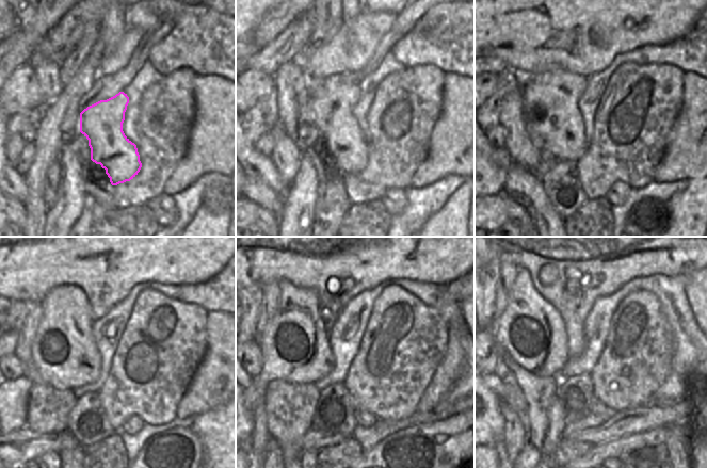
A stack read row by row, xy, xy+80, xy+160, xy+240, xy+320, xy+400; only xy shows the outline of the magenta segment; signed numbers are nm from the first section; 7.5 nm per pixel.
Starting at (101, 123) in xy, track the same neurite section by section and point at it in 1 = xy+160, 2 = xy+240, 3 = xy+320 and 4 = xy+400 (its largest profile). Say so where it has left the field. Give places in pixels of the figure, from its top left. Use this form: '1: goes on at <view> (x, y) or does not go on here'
1: goes on at xy+160 (550, 100)
2: goes on at xy+240 (64, 352)
3: goes on at xy+320 (294, 344)
4: goes on at xy+400 (532, 332)

